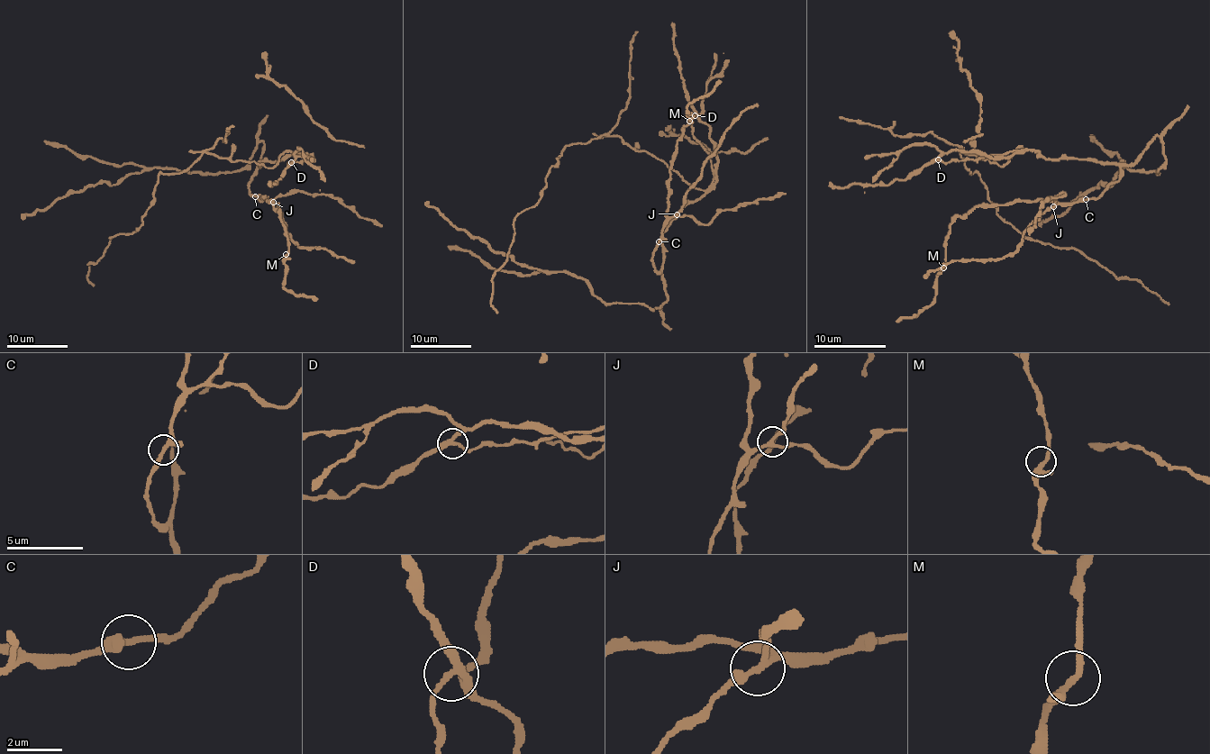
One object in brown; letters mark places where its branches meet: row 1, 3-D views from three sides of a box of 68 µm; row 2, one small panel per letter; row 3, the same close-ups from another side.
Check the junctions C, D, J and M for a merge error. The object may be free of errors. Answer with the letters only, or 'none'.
D

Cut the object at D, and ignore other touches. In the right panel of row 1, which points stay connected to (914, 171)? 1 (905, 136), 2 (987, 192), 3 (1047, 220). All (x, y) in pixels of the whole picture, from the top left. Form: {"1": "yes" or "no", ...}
{"1": "no", "2": "no", "3": "yes"}

